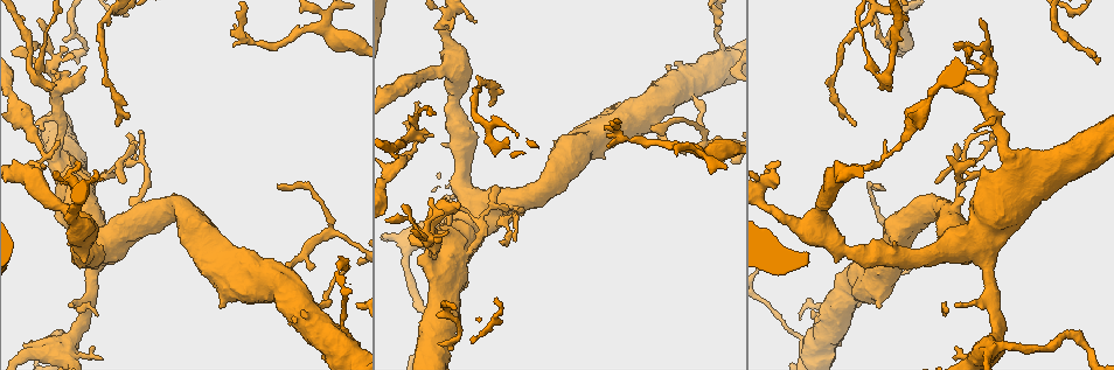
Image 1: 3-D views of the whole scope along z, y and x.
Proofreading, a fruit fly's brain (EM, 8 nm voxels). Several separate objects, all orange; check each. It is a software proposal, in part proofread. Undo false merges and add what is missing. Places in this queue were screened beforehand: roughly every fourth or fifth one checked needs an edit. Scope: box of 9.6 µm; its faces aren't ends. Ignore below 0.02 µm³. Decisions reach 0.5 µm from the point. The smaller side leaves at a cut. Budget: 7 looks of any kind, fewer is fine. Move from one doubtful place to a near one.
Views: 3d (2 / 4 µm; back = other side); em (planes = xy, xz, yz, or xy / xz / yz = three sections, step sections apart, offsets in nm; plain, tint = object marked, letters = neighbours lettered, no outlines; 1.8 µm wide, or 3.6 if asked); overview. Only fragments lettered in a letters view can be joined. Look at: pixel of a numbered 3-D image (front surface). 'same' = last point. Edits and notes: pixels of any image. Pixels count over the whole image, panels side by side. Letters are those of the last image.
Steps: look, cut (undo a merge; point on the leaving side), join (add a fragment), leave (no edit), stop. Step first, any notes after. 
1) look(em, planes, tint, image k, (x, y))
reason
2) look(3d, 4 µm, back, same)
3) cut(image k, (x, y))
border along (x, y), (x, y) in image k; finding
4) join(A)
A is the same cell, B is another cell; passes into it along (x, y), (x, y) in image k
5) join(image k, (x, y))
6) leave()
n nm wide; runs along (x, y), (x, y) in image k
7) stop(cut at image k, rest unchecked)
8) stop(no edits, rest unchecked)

look(3d, 4 µm, image 1, (651, 125))
an open end

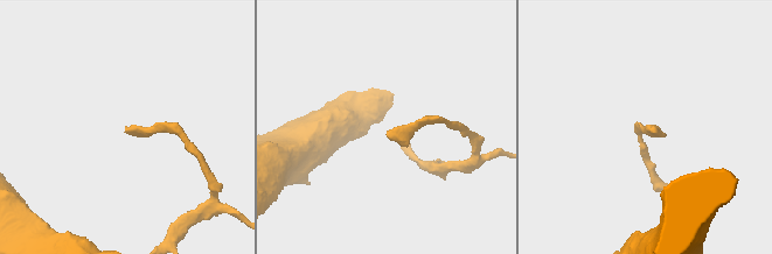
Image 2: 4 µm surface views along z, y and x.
look(em, yz, step 16, letters, image 2, (649, 127))
now the EM

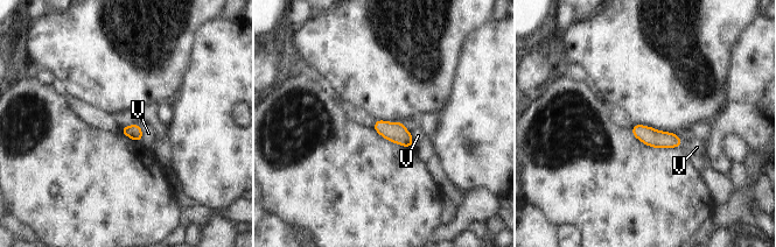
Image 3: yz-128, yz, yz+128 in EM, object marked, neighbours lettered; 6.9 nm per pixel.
look(em, planes, letters, same)

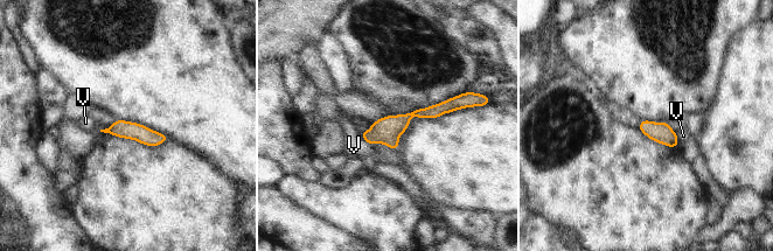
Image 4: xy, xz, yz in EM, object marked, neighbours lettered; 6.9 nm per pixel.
leave()
V is another cell; runs along (453, 102), (364, 134) in image 4; none of them fits

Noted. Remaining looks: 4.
look(3d, 4 µm, image 1, (902, 31))
two arms in line, one across

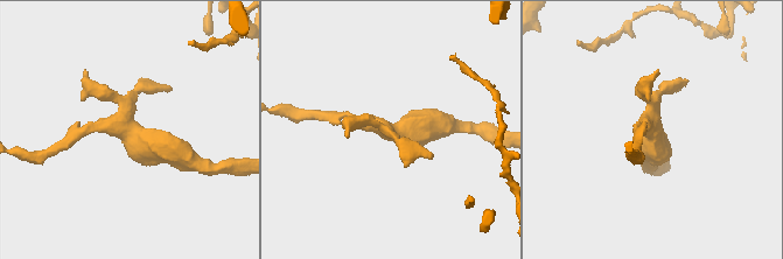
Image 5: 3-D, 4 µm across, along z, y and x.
look(em, yz, step 16, letters, image 5, (124, 130))

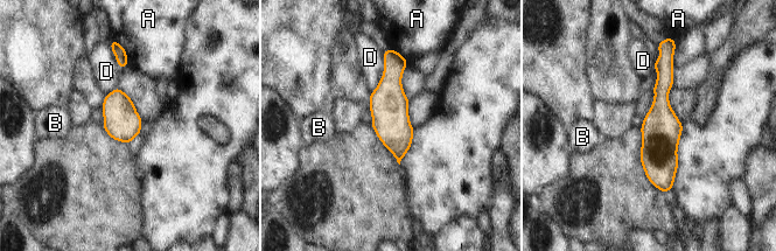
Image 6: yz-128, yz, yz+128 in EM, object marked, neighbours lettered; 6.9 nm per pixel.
look(em, planes, letters, same)

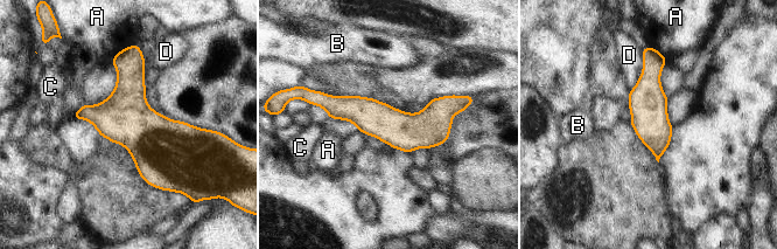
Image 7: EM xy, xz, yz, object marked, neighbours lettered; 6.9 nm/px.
leave()
A, B, C and D are other cells; border along (642, 49), (643, 69), (630, 90) in image 7; one neuron here

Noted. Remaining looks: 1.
stop(no edits, rest unchecked)

